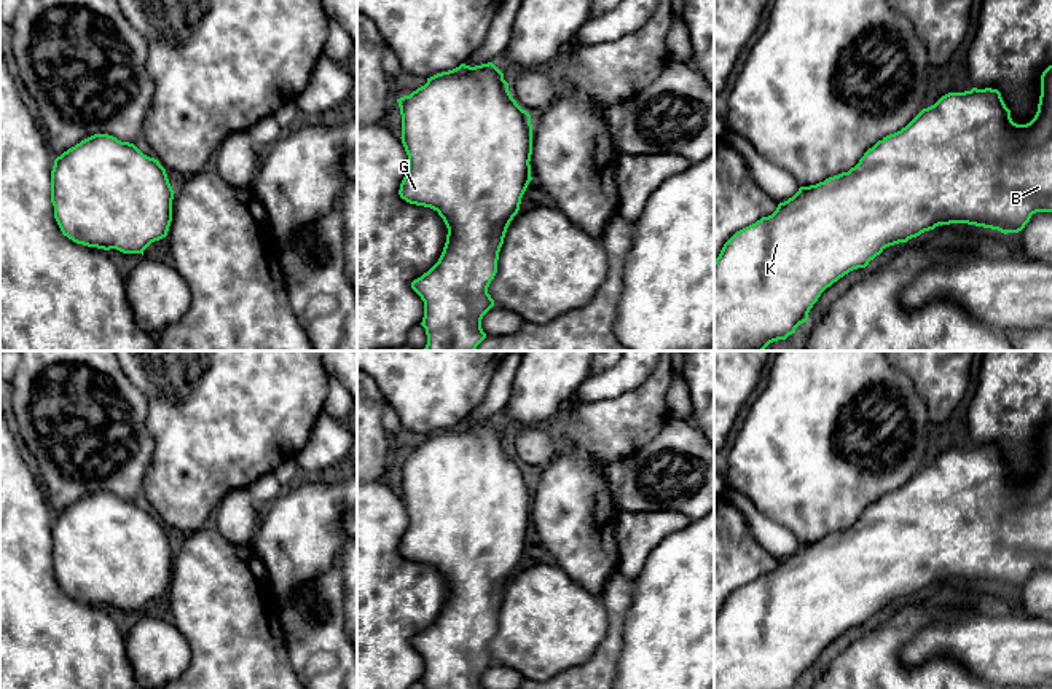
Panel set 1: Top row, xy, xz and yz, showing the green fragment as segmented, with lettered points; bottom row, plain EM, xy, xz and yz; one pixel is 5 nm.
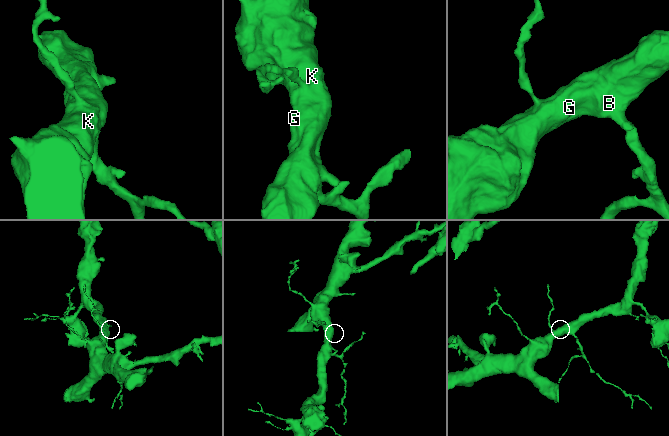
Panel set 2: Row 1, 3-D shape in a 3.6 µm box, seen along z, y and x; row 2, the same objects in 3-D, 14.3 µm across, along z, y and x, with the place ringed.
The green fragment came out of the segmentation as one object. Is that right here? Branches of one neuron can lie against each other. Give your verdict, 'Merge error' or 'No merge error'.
No merge error

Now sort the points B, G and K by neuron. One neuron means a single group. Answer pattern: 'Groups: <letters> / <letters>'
Groups: B G K

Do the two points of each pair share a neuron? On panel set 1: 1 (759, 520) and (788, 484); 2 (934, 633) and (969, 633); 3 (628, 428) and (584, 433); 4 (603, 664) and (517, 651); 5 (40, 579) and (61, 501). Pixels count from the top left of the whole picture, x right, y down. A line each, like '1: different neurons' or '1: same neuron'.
1: different neurons
2: same neuron
3: same neuron
4: different neurons
5: different neurons

